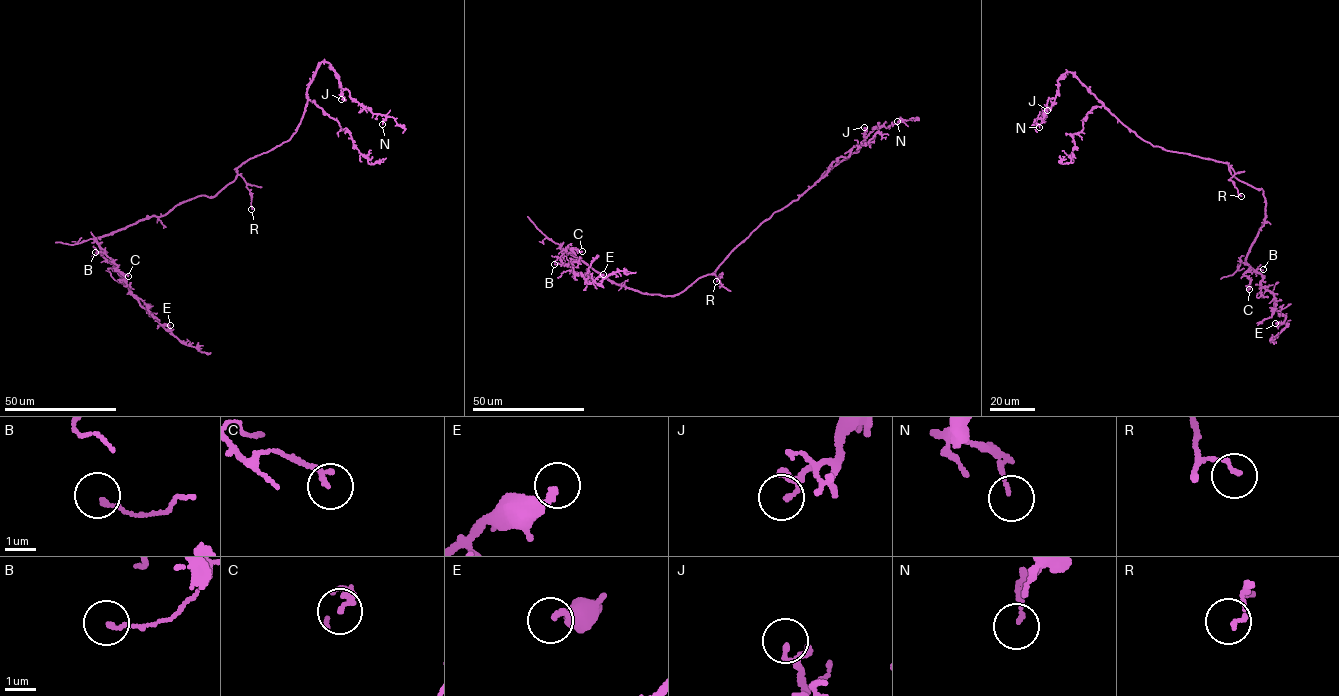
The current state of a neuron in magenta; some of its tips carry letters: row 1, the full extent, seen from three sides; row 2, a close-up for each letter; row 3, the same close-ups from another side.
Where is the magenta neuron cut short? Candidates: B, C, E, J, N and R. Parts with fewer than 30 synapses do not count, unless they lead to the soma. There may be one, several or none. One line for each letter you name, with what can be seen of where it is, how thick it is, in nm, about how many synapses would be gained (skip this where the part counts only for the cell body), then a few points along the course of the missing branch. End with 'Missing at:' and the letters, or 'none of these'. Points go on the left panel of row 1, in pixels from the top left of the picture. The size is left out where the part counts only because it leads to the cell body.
Missing at: none of these

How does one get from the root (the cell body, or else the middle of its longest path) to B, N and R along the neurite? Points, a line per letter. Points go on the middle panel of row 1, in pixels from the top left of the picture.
B: (705, 276), (678, 293), (661, 296), (644, 294), (612, 283), (562, 249), (562, 261), (554, 264)
N: (705, 276), (714, 274), (774, 212), (857, 153), (872, 129), (897, 121)
R: (705, 276), (714, 274), (719, 279), (719, 274), (716, 281)

